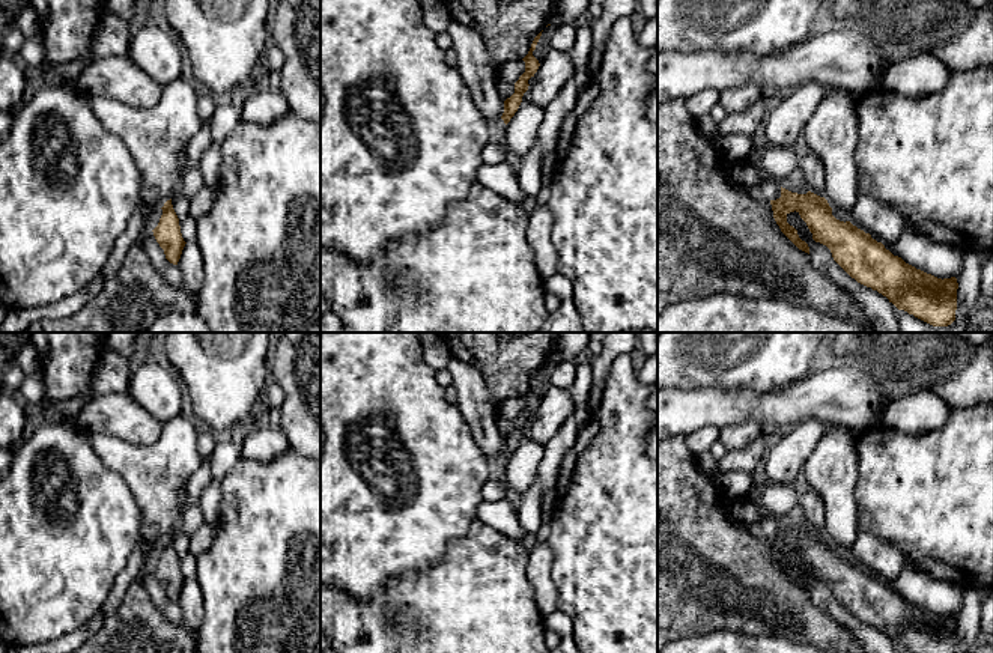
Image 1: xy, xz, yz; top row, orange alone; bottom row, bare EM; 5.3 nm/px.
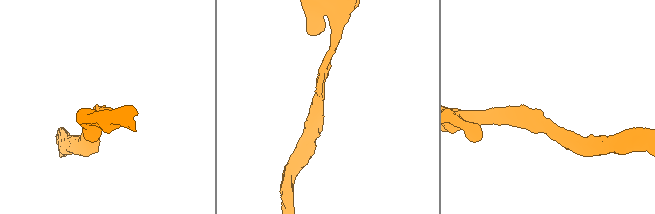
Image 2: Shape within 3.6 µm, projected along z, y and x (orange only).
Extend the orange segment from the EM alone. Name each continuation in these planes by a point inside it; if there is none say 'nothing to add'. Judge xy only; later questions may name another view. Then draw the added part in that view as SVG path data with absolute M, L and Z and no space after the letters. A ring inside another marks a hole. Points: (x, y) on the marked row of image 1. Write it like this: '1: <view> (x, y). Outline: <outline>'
nothing to add

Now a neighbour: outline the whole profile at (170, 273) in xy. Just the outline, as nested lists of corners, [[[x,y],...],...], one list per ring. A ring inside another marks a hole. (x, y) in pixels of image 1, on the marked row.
[[[146,232],[144,236],[140,239],[150,263],[158,271],[158,274],[172,286],[181,287],[182,286],[182,272],[178,265],[170,263],[166,259],[164,250],[156,242],[153,232]]]

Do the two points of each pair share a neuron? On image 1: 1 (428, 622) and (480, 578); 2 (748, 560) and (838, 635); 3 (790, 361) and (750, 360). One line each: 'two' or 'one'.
1: one
2: one
3: one

